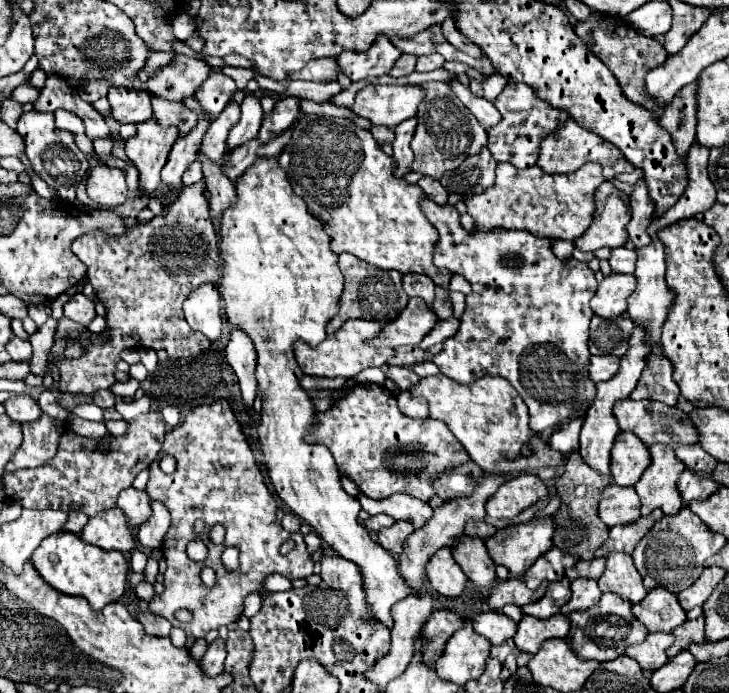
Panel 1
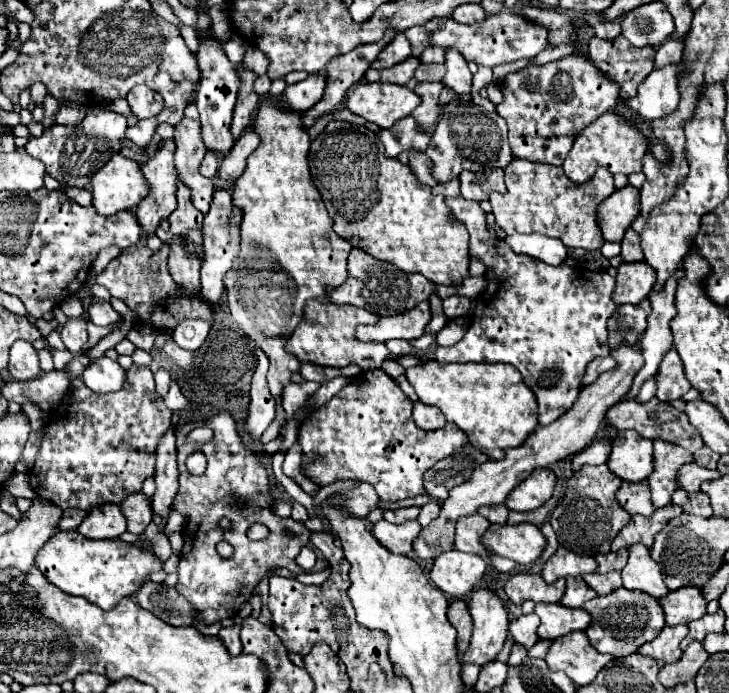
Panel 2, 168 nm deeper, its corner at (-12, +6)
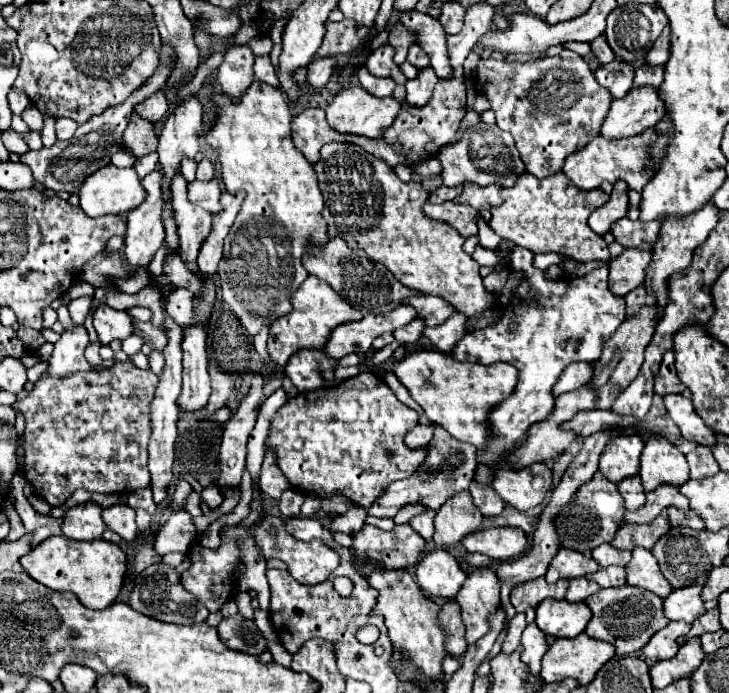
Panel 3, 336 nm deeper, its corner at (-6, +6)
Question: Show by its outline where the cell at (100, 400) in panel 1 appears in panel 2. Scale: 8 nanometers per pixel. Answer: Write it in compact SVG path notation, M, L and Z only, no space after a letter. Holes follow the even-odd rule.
M106 356L90 362L90 366L82 374L84 384L96 394L110 394L120 390L120 386L124 386L124 378L124 368Z

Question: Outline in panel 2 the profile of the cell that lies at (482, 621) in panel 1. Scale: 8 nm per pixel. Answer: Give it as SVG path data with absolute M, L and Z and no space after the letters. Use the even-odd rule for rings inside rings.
M522 614L520 618L510 620L510 628L508 628L508 630L510 630L510 636L528 650L528 648L534 646L534 642L538 640L536 628L538 628L538 618L536 618L536 614L528 614L528 616Z

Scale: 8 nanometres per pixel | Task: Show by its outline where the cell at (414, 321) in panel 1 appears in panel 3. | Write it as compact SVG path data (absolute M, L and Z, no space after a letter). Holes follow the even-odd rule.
M398 306L398 310L392 310L390 314L368 314L358 322L346 322L330 334L330 342L326 342L326 354L330 358L338 360L350 352L354 354L366 354L374 342L384 332L394 332L400 326L410 324L416 318L416 310L412 306Z

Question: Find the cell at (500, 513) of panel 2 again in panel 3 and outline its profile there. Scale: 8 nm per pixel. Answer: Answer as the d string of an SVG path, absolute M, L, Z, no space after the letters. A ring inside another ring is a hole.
M472 482L470 494L474 498L474 504L482 510L484 516L498 516L506 506L506 502L502 502L502 498L498 498L498 494L494 494L494 488L486 486L486 484Z

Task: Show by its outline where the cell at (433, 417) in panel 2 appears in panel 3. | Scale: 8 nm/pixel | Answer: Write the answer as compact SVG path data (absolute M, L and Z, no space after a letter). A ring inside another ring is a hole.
M416 424L404 438L406 446L410 446L410 450L416 450L418 446L426 446L430 442L434 434L434 426L432 424Z

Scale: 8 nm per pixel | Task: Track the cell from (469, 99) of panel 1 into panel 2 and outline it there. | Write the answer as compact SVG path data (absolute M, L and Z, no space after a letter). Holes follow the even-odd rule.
M448 50L444 64L446 64L446 76L442 82L456 94L472 94L472 72L468 70L464 58L460 58L460 54L456 54L454 50Z

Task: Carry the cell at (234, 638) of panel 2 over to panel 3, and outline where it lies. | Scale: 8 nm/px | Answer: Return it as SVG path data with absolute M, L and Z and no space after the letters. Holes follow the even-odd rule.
M234 614L228 618L222 618L218 624L218 634L222 642L232 648L246 654L262 654L268 650L264 634L258 630L254 620L242 618L242 614Z

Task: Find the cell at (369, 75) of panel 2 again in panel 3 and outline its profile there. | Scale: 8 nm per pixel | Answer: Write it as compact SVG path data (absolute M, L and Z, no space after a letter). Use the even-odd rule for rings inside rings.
M358 68L358 82L360 82L360 86L368 92L368 94L372 94L372 96L376 96L376 98L386 98L386 96L390 96L392 94L392 90L396 88L396 84L390 80L390 78L376 78L376 76L372 76L366 68Z

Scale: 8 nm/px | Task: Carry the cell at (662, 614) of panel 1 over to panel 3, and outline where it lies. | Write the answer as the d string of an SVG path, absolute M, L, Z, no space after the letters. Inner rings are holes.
M684 586L672 590L668 598L664 598L664 612L668 620L684 620L694 622L694 618L700 618L704 610L704 602L700 598L702 586Z

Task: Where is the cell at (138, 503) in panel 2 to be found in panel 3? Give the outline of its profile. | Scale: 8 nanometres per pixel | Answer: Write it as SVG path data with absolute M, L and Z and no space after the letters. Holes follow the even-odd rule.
M114 504L110 508L104 508L102 518L106 522L106 528L116 532L124 540L136 540L140 534L140 530L136 526L136 514L128 504ZM118 526L120 526L120 530L118 530Z

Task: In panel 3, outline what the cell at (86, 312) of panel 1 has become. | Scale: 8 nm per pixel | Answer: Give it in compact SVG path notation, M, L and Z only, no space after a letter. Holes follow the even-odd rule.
M100 304L94 312L94 328L102 344L110 344L112 340L124 340L134 332L134 324L128 312L114 310L106 304Z

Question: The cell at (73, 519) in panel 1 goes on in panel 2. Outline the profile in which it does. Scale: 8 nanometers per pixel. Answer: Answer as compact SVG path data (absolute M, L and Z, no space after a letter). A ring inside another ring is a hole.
M72 508L72 510L64 510L64 516L60 520L60 530L76 530L80 526L80 522L84 520L86 510L80 508Z

